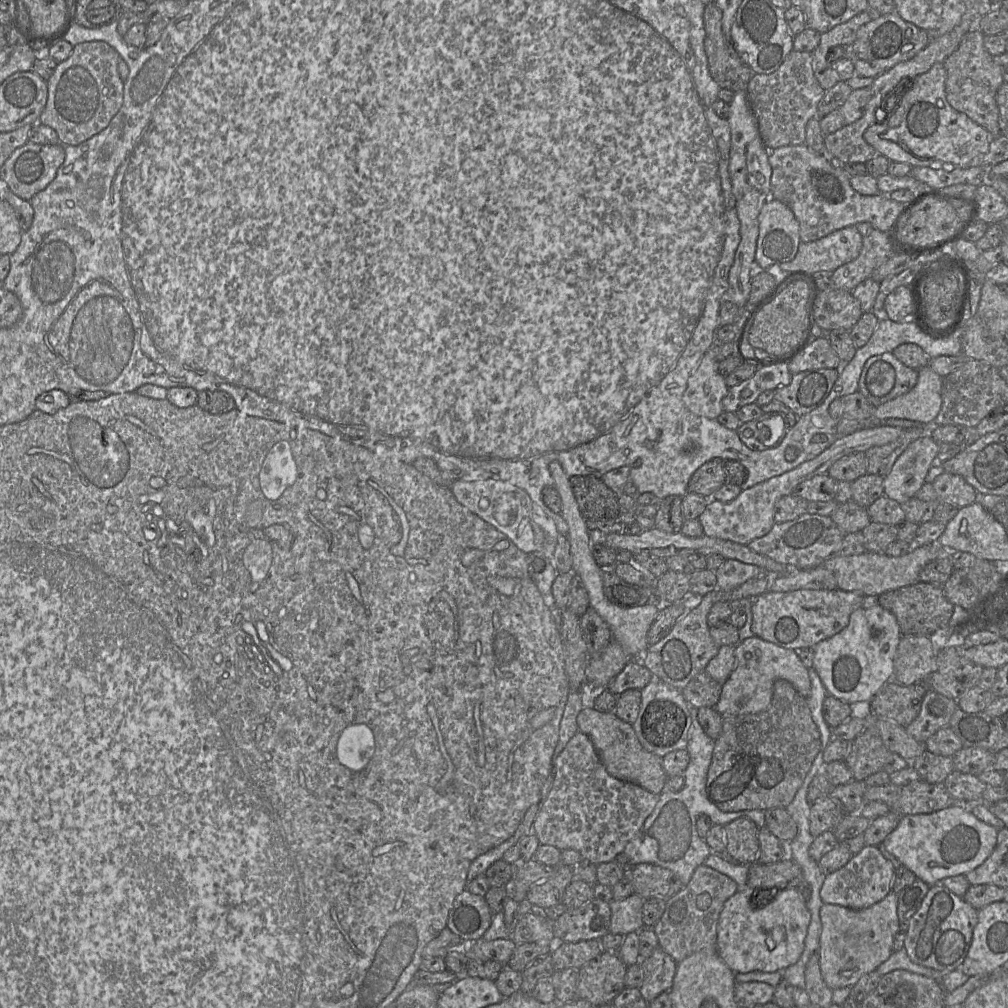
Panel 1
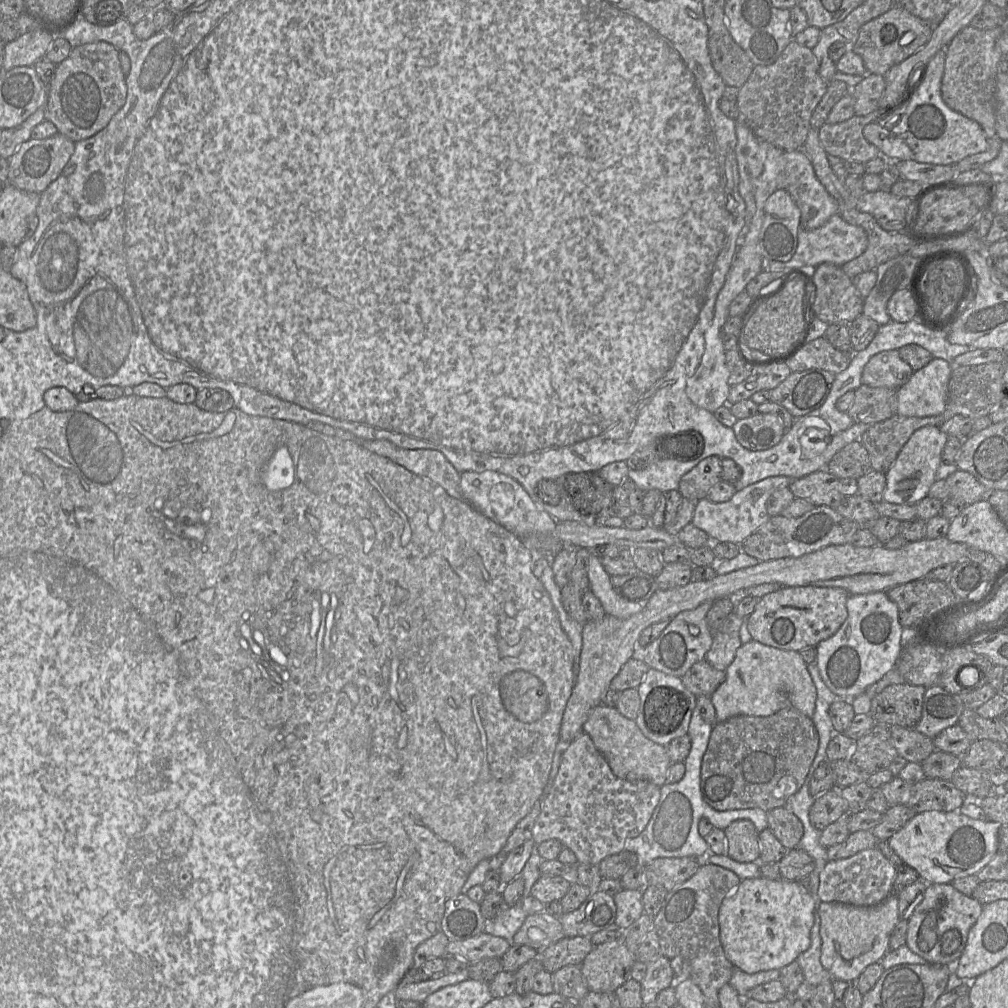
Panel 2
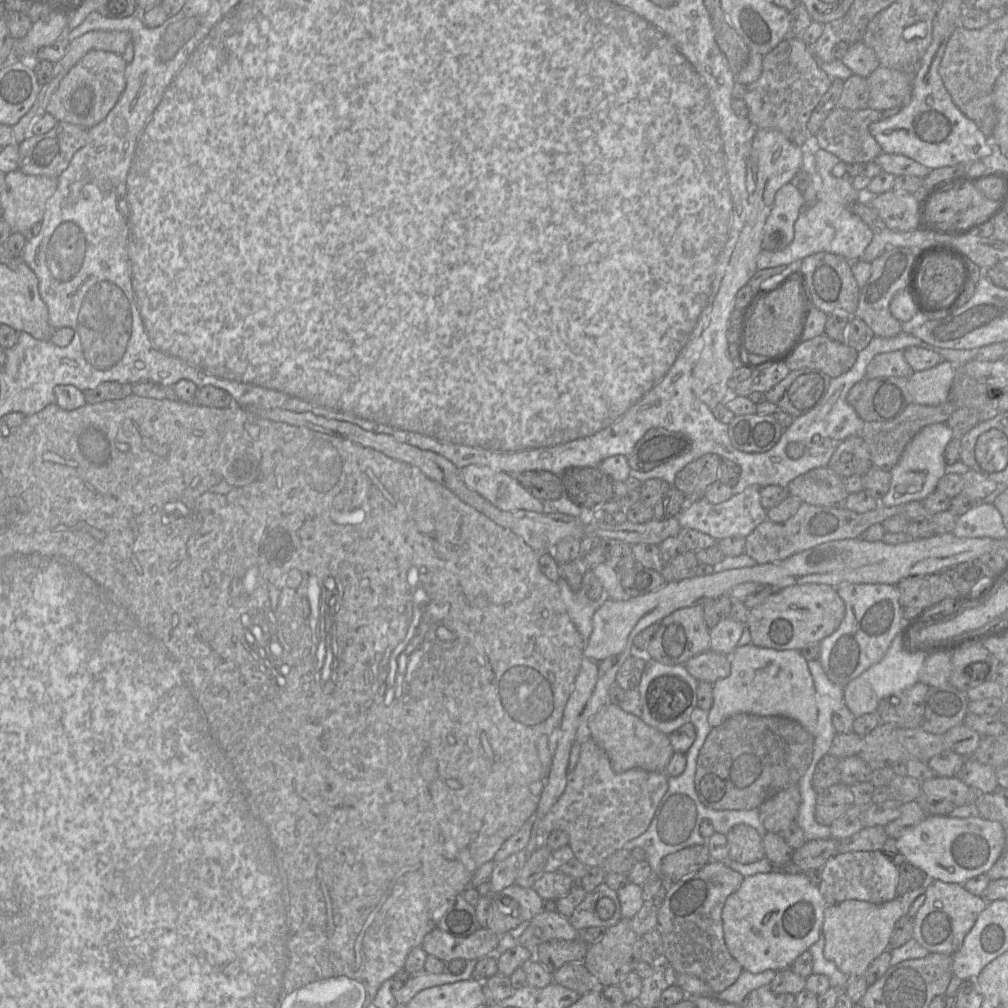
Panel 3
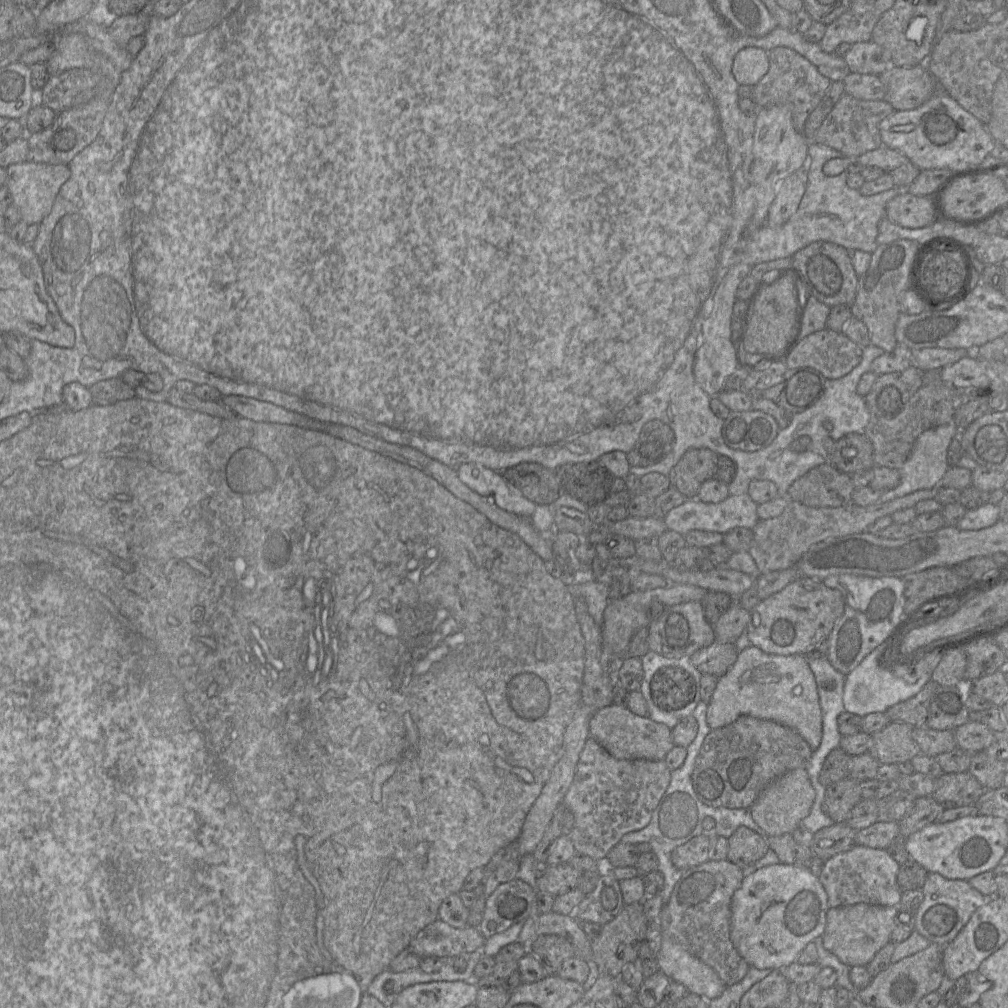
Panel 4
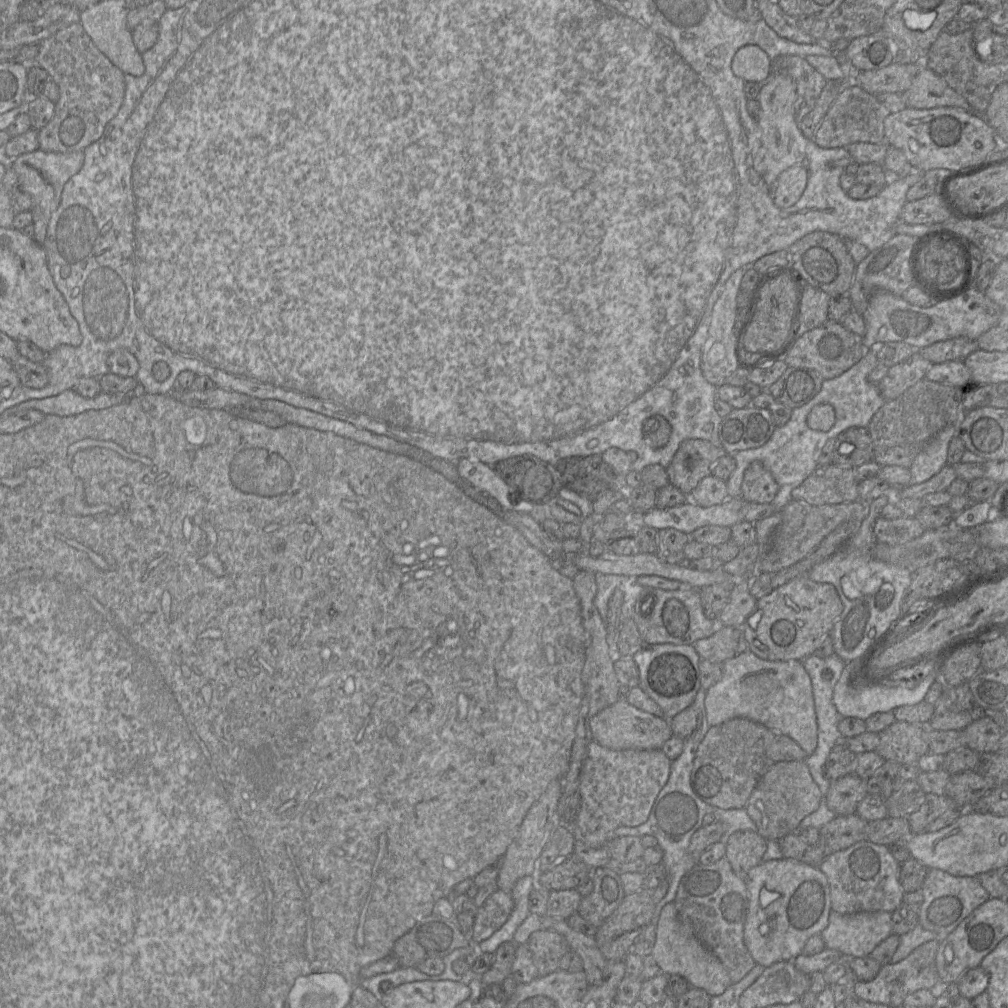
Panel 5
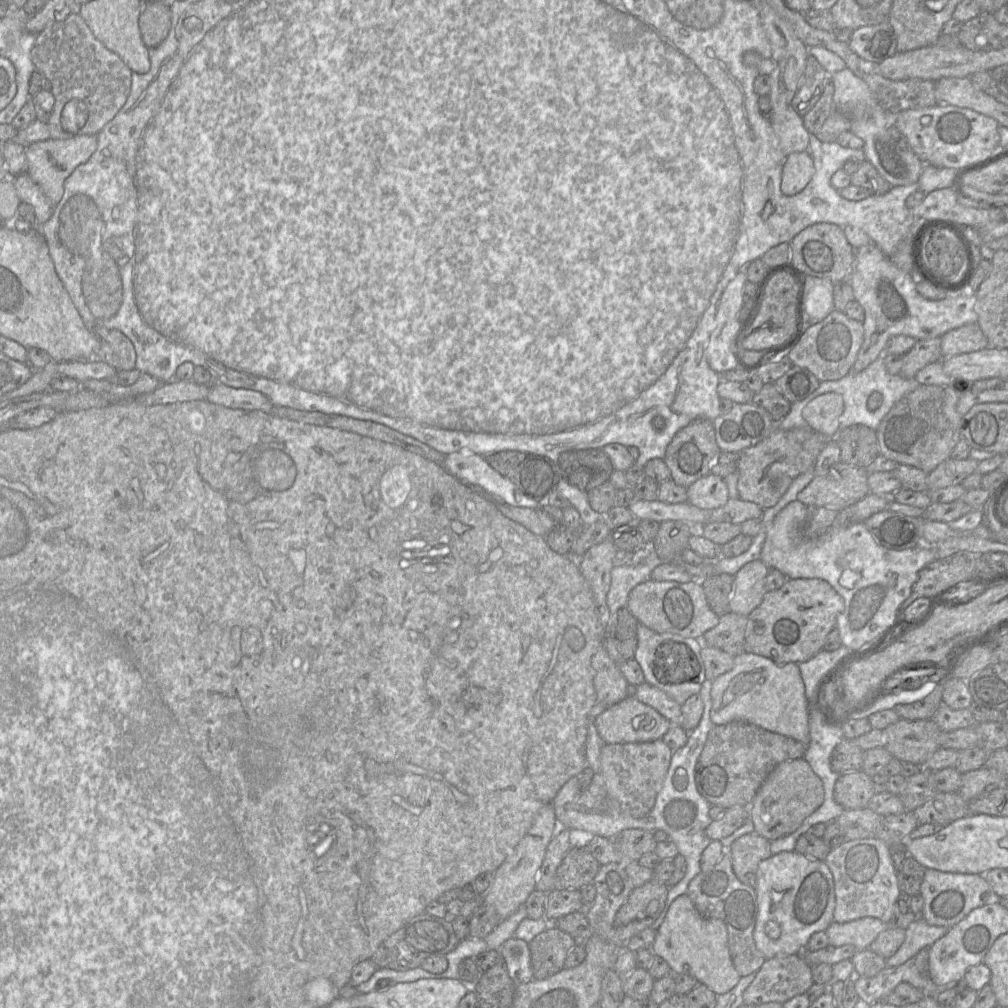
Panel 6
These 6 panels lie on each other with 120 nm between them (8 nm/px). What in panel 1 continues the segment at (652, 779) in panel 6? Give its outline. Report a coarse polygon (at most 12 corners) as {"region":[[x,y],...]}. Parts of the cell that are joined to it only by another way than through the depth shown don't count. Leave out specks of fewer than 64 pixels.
{"region":[[577,731],[533,825],[614,861],[658,796],[610,776]]}

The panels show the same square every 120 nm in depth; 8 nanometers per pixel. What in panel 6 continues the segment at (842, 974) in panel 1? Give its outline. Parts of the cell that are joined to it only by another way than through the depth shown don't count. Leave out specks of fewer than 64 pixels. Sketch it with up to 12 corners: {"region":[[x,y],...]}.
{"region":[[864,917],[833,921],[825,932],[831,946],[865,950],[887,927]]}

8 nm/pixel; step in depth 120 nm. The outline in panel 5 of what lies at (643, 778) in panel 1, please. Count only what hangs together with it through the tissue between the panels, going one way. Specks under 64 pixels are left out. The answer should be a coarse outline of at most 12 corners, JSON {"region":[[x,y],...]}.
{"region":[[619,699],[591,718],[613,750],[661,749],[669,719]]}

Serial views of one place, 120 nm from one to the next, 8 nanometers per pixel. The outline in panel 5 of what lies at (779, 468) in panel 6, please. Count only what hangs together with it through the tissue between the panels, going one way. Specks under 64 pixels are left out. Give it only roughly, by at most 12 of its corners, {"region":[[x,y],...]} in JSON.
{"region":[[760,461],[746,468],[741,485],[745,502],[771,504],[778,490]]}

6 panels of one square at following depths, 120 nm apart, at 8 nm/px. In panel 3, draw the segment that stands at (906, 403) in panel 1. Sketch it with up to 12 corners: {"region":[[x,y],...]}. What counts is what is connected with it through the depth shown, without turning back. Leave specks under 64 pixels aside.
{"region":[[946,360],[908,378],[911,402],[948,401],[955,366]]}

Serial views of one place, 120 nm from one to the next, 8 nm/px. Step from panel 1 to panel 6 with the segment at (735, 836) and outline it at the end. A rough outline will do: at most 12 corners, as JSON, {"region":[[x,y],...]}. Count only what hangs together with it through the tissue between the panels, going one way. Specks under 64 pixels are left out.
{"region":[[752,832],[726,850],[737,878],[755,888],[770,840]]}

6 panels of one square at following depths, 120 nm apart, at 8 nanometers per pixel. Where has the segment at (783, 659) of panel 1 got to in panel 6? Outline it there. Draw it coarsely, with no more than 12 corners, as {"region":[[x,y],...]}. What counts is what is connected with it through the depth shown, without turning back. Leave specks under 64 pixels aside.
{"region":[[742,651],[713,680],[714,725],[745,721],[806,746],[796,663]]}

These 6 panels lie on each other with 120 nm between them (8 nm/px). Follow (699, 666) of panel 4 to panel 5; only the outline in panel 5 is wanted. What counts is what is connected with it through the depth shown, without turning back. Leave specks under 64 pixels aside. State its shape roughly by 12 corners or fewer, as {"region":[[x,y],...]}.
{"region":[[718,625],[693,645],[723,664],[738,654],[742,628]]}

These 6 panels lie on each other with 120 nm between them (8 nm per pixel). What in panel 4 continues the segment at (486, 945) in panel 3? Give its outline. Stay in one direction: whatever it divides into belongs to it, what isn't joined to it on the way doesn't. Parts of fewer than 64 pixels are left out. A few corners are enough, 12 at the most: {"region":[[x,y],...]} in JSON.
{"region":[[437,919],[411,940],[419,958],[455,957],[481,950],[479,928]]}

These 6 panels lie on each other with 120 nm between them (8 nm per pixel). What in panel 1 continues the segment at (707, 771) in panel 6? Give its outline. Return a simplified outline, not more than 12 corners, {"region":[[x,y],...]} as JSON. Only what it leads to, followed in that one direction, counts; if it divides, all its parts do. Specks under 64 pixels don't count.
{"region":[[807,699],[722,716],[707,799],[786,808],[820,748]]}

